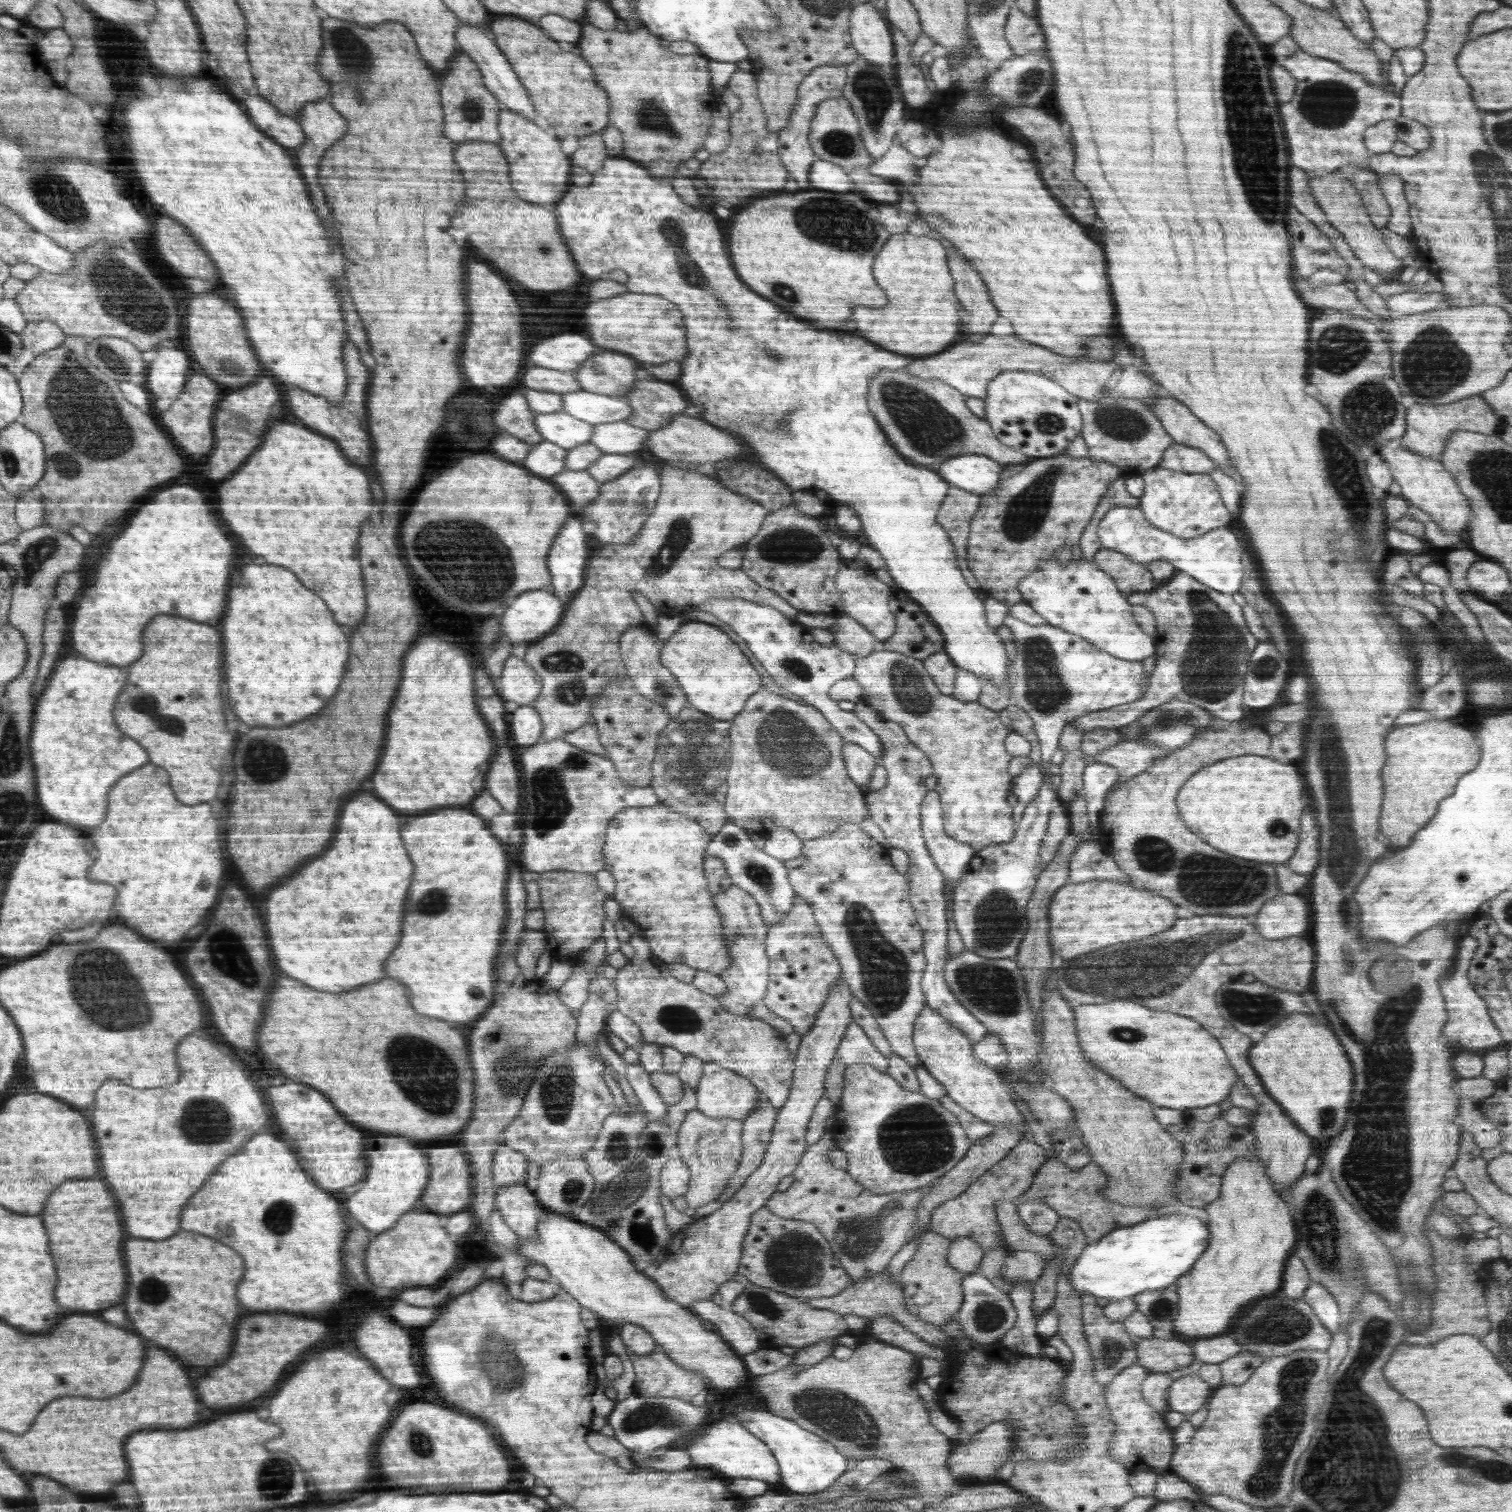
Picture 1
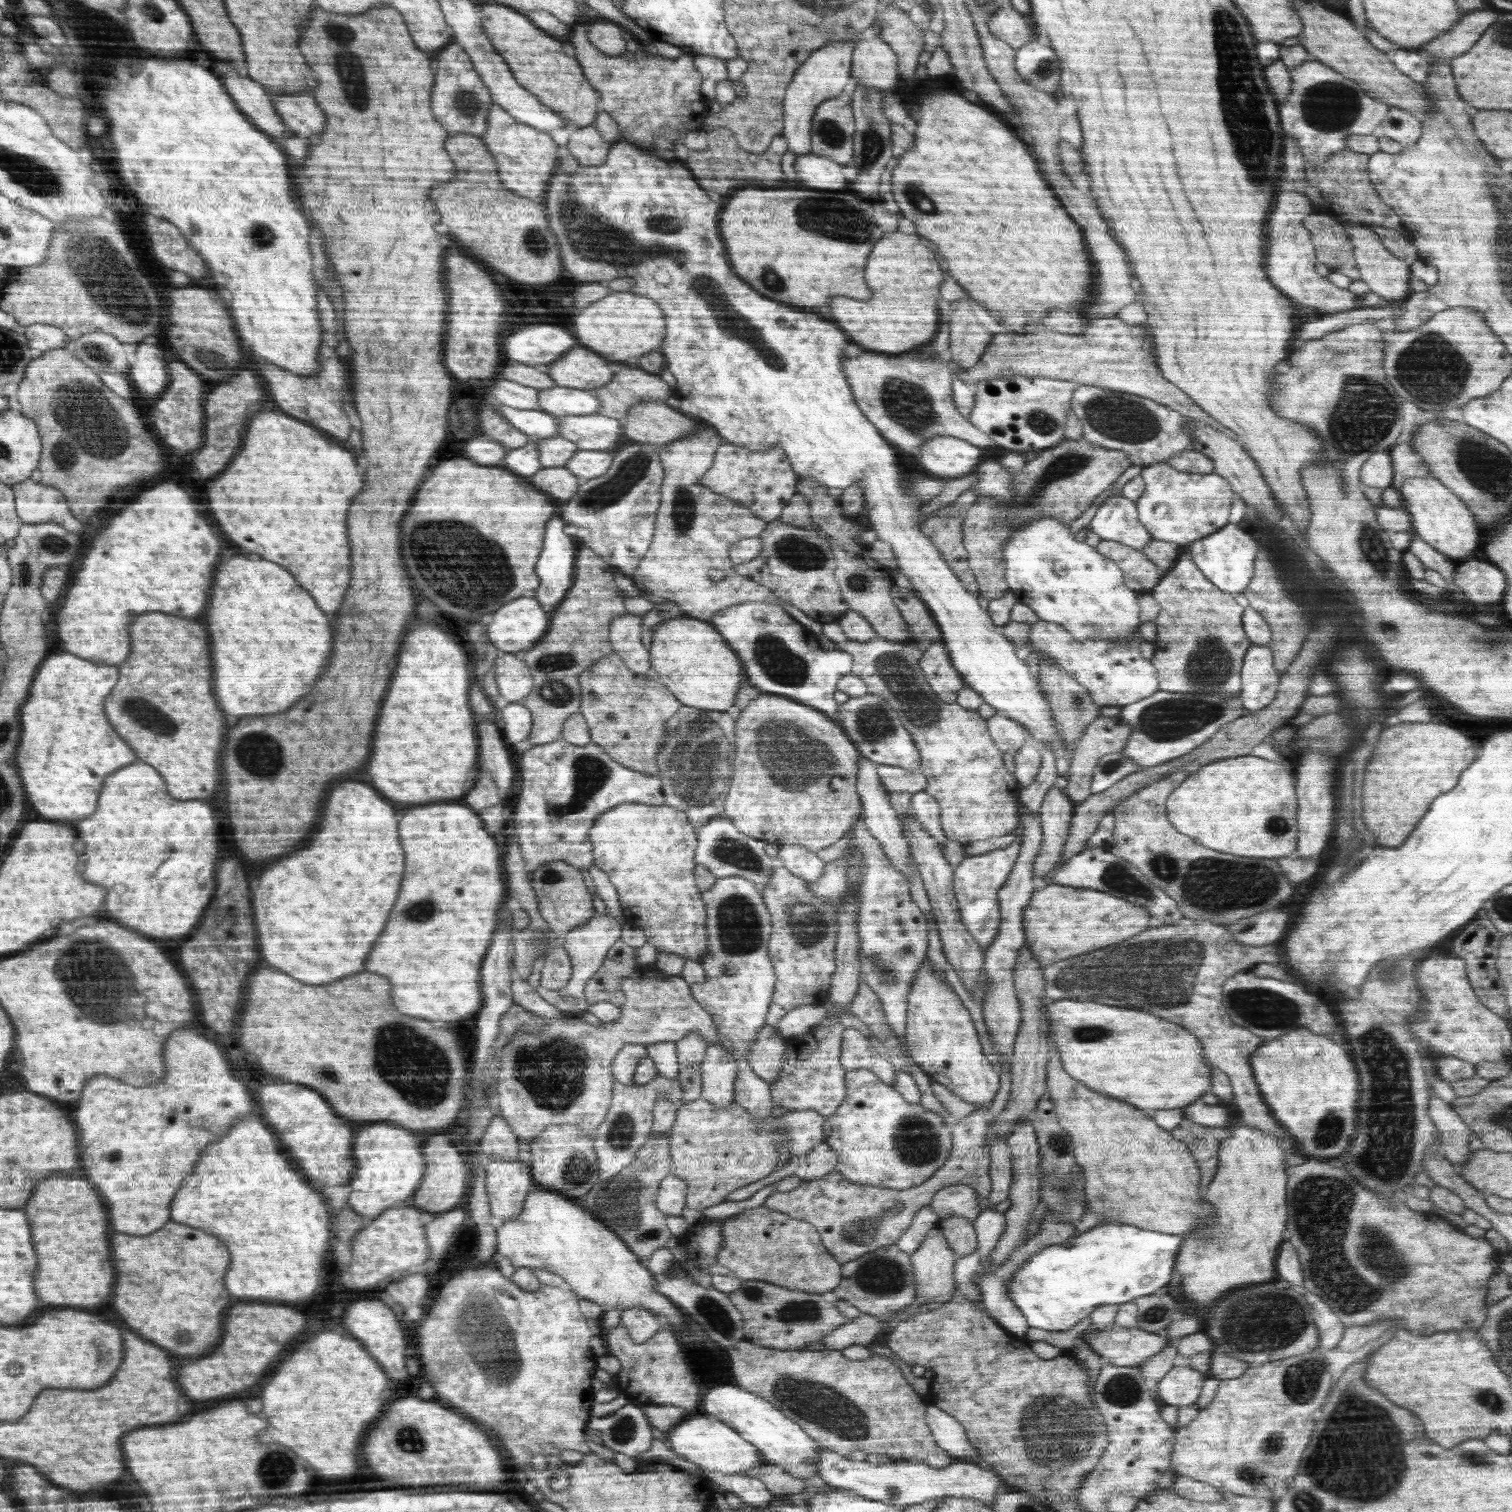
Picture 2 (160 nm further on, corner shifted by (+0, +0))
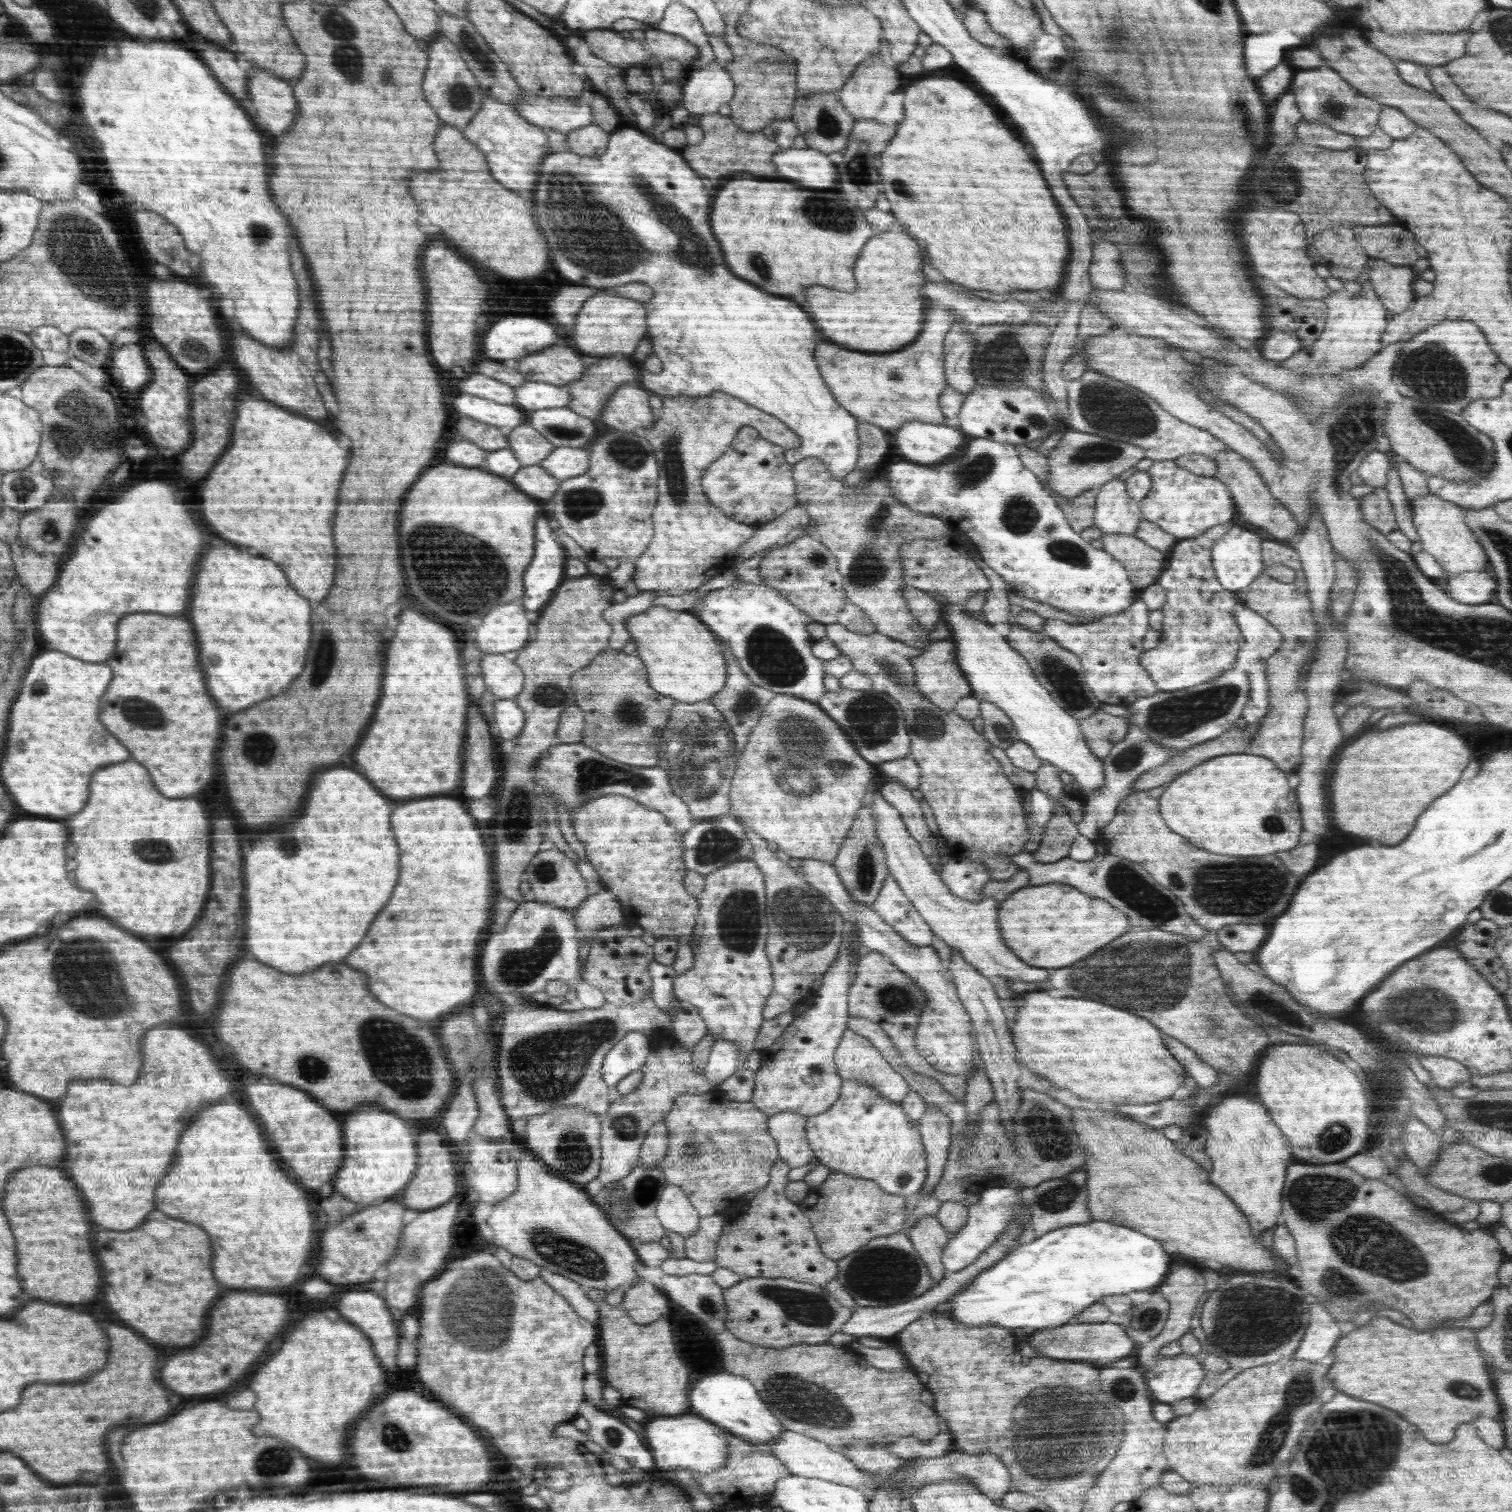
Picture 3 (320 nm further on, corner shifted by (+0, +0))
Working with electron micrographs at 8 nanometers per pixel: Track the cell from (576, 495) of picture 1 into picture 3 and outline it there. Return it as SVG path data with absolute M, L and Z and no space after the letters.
M539 464L522 467L511 477L521 491L532 497L542 498L544 501L551 500L561 483L561 480L554 478Z

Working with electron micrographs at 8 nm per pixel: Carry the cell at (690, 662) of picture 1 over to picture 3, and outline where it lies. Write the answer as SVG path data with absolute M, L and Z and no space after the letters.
M651 606L646 612L627 618L623 624L630 633L636 652L648 668L648 681L654 690L693 703L710 701L726 682L726 660L720 654L720 641L706 623L692 612Z

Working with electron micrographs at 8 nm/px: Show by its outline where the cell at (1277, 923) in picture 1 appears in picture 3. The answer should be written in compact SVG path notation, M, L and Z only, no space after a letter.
M1238 923L1215 931L1218 942L1231 952L1250 952L1260 948L1269 935L1271 924Z

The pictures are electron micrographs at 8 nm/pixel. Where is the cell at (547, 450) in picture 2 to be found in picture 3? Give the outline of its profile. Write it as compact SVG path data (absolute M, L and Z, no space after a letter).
M527 422L506 432L509 449L524 467L540 464L556 447Z

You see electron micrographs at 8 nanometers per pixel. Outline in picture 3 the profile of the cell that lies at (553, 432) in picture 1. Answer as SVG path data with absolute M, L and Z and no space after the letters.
M458 393L452 402L453 412L460 416L475 418L492 426L511 430L527 422L526 410L521 407L507 404L498 404L487 398L472 396L468 393Z

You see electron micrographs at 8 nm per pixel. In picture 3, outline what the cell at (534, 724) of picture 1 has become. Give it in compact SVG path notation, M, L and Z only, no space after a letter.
M498 699L491 719L495 735L501 740L515 740L525 727L526 716L515 699Z

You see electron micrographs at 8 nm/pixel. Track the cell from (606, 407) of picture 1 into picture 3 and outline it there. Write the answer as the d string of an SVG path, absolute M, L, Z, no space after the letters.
M526 382L513 388L515 404L526 411L541 408L564 408L570 402L568 387L546 382Z

